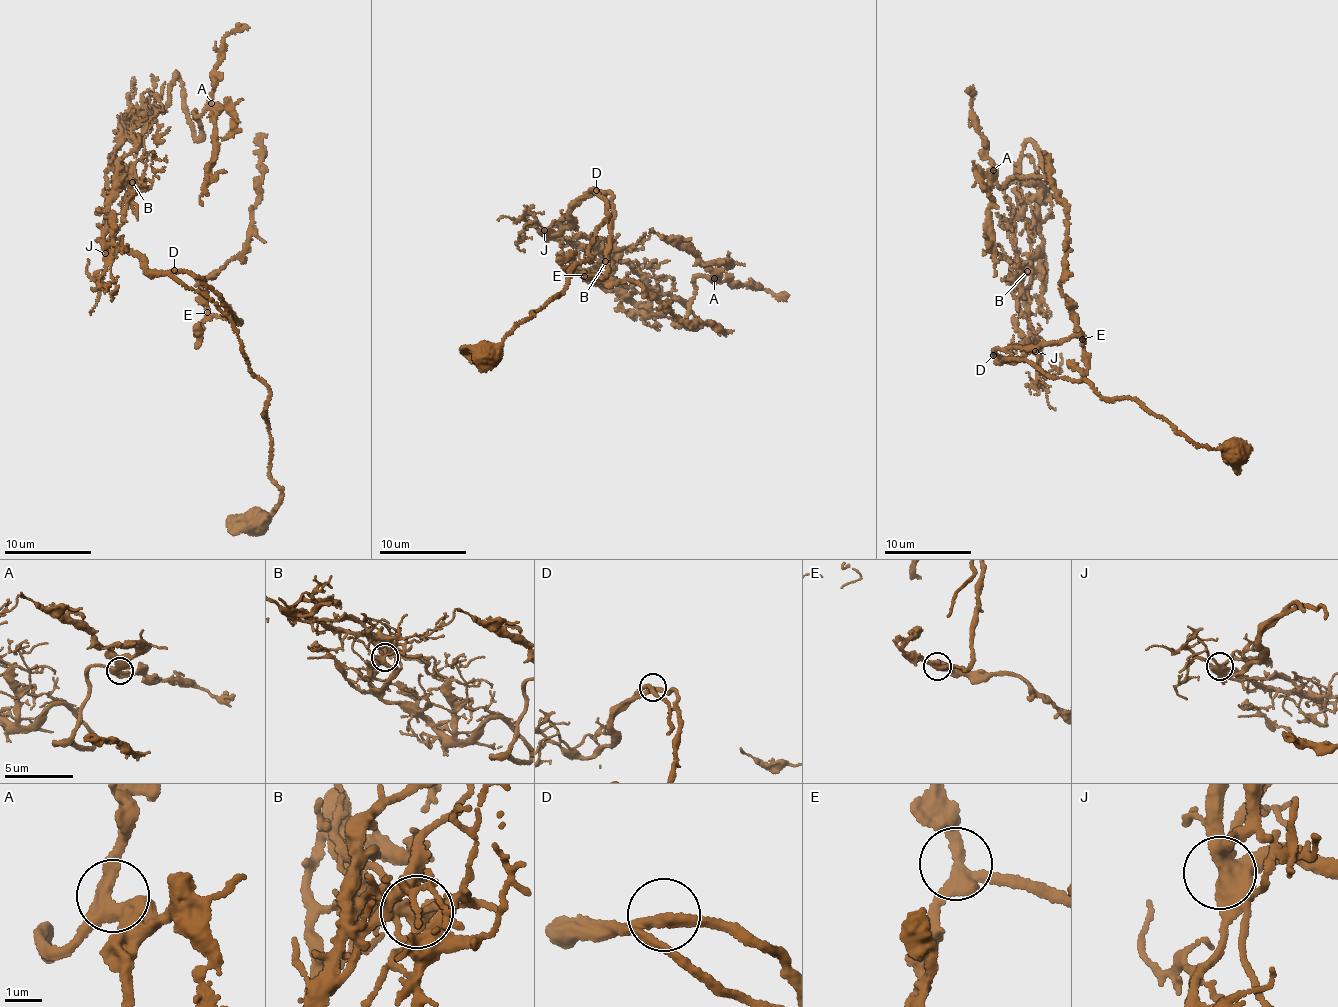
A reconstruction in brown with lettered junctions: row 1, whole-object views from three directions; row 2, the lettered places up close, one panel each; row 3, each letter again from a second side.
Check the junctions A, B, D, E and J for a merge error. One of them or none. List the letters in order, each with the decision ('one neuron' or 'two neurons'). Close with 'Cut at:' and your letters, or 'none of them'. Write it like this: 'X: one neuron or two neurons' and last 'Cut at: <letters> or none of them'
A: one neuron
B: two neurons
D: one neuron
E: one neuron
J: one neuron
Cut at: B

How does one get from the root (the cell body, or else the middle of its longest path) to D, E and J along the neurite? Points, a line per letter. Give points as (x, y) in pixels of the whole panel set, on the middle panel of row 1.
D: (485, 361), (490, 361), (517, 323), (563, 290), (572, 266), (591, 259), (595, 227), (608, 215), (596, 190)
E: (485, 361), (591, 259), (608, 215), (592, 191), (605, 191), (606, 271), (584, 276)
J: (485, 361), (591, 259), (604, 198), (589, 190), (568, 228), (544, 230)

